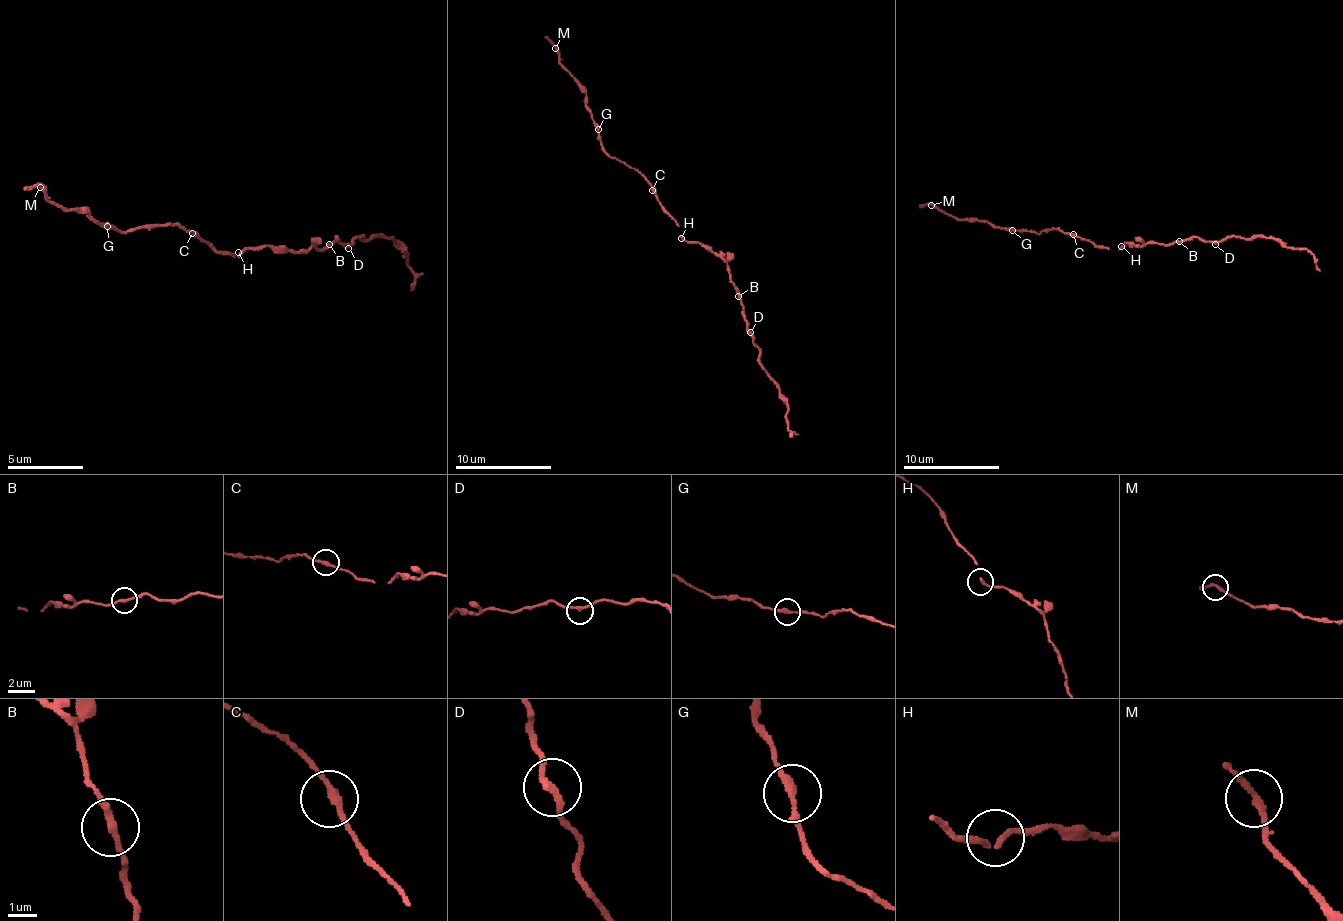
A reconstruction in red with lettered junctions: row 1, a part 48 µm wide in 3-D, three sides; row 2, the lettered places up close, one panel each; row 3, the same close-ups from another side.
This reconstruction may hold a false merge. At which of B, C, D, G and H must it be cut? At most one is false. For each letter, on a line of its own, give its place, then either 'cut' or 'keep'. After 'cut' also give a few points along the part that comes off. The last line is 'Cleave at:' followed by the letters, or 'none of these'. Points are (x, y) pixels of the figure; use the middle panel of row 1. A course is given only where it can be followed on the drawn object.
B: place (738, 296); keep
C: place (652, 190); keep
D: place (750, 332); keep
G: place (598, 129); keep
H: place (681, 238); keep
Cleave at: none of these

